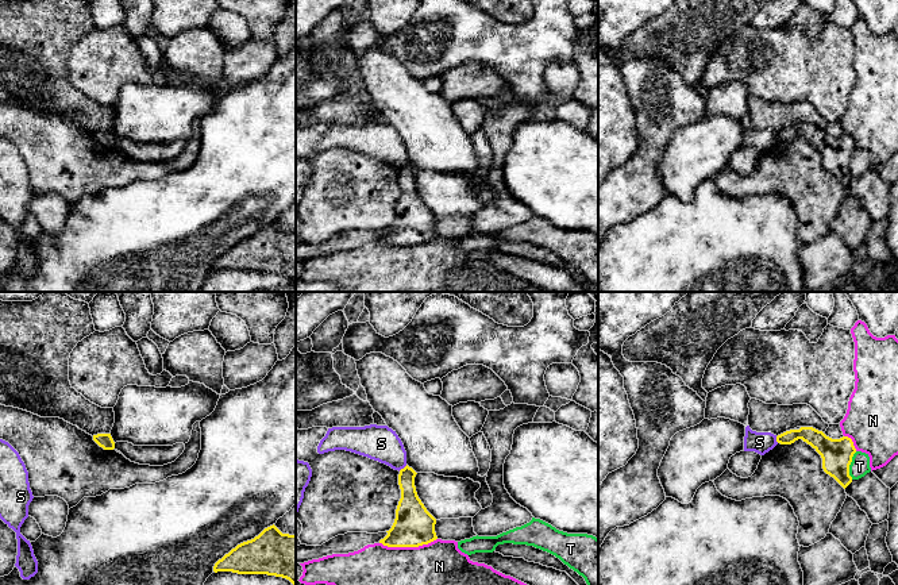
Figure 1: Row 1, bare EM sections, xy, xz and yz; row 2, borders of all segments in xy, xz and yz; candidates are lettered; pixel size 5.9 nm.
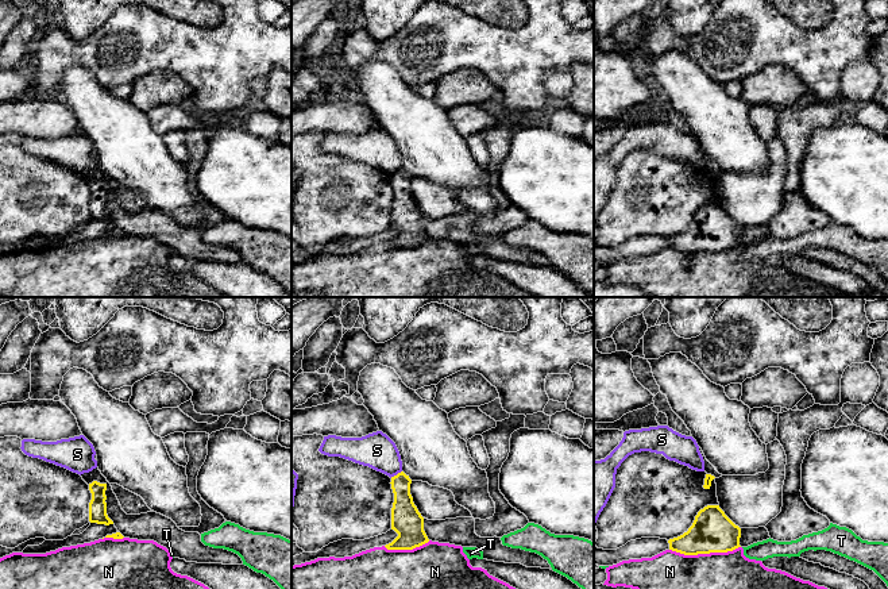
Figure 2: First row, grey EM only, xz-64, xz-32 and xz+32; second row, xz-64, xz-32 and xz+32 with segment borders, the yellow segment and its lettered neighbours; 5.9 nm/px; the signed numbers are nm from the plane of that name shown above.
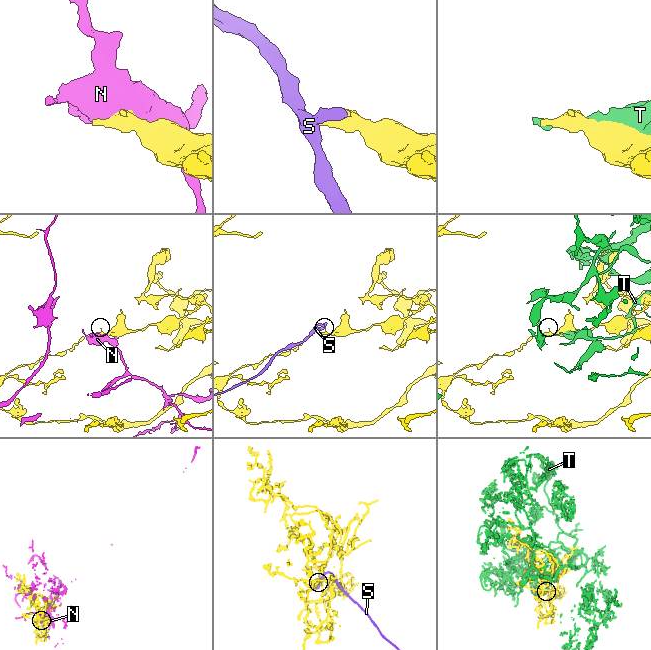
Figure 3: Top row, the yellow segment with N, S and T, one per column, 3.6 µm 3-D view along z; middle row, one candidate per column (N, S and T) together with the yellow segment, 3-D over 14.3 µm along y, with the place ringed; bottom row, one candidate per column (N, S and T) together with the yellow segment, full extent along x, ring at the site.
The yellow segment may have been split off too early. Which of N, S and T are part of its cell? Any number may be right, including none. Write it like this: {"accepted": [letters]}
{"accepted": []}

